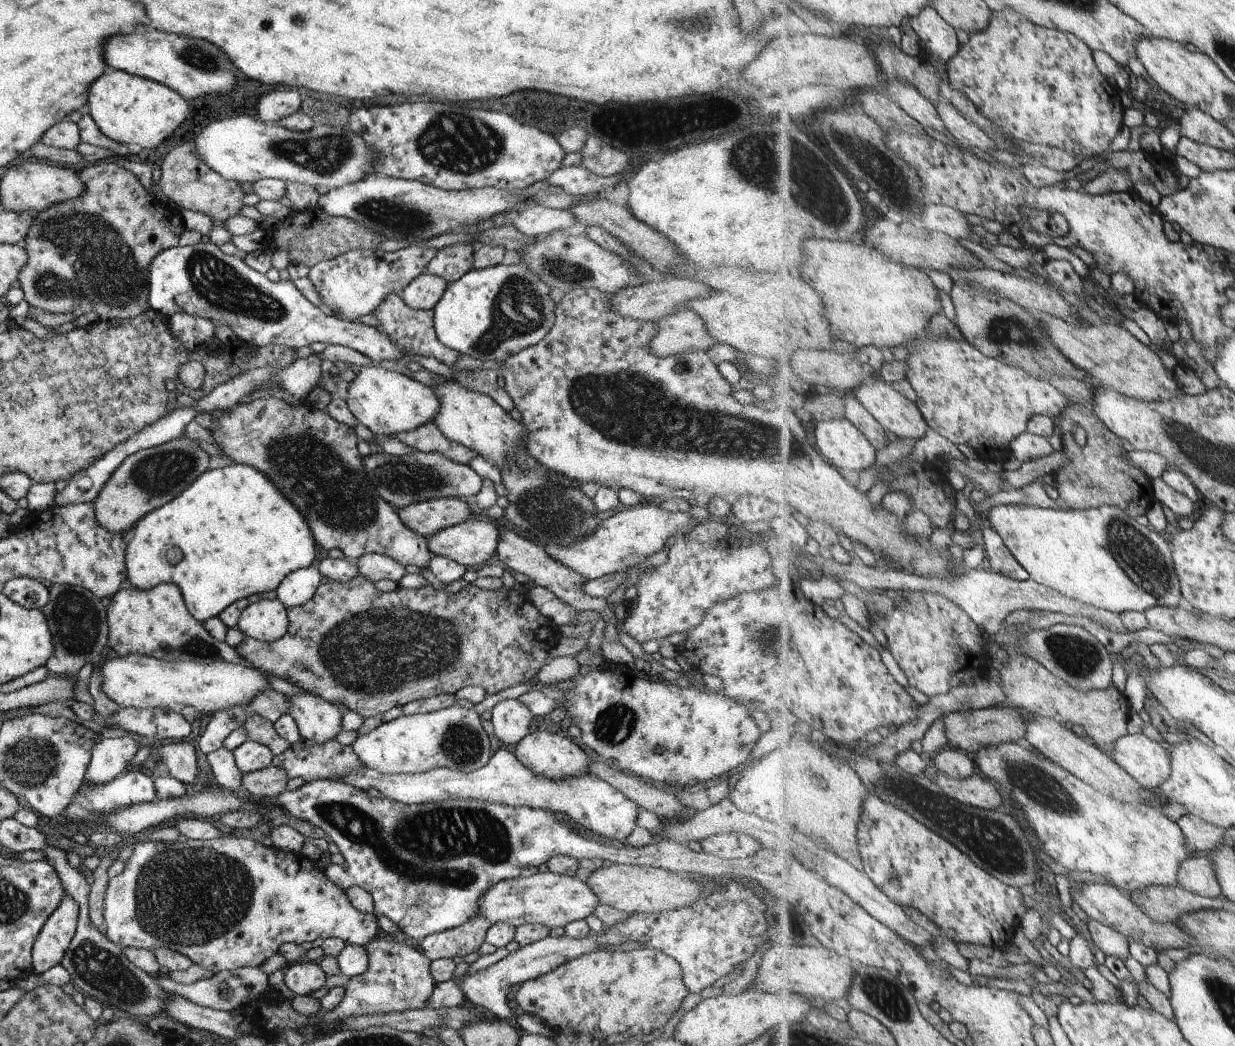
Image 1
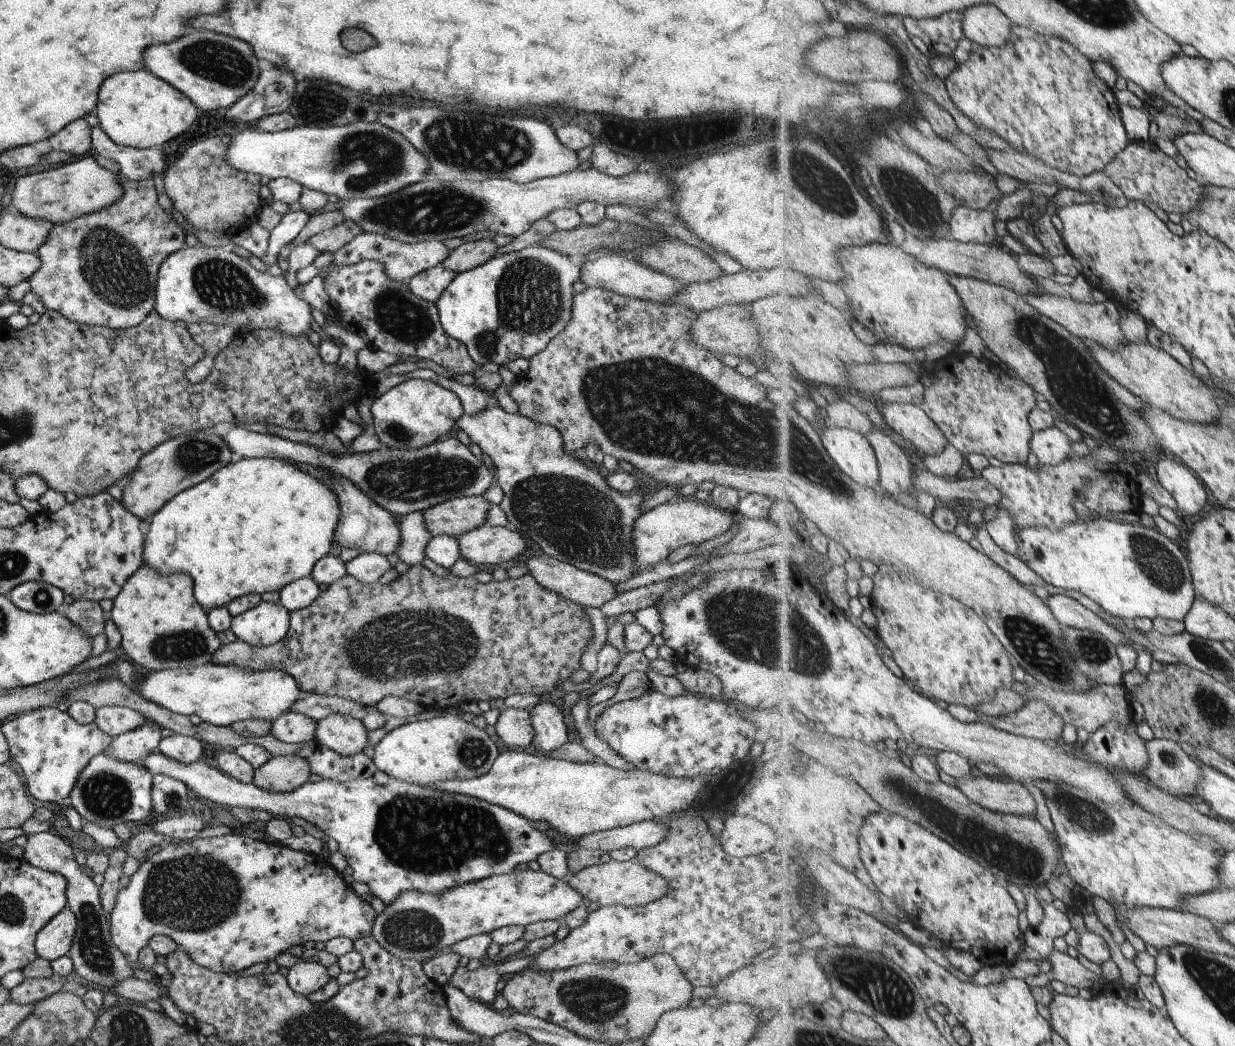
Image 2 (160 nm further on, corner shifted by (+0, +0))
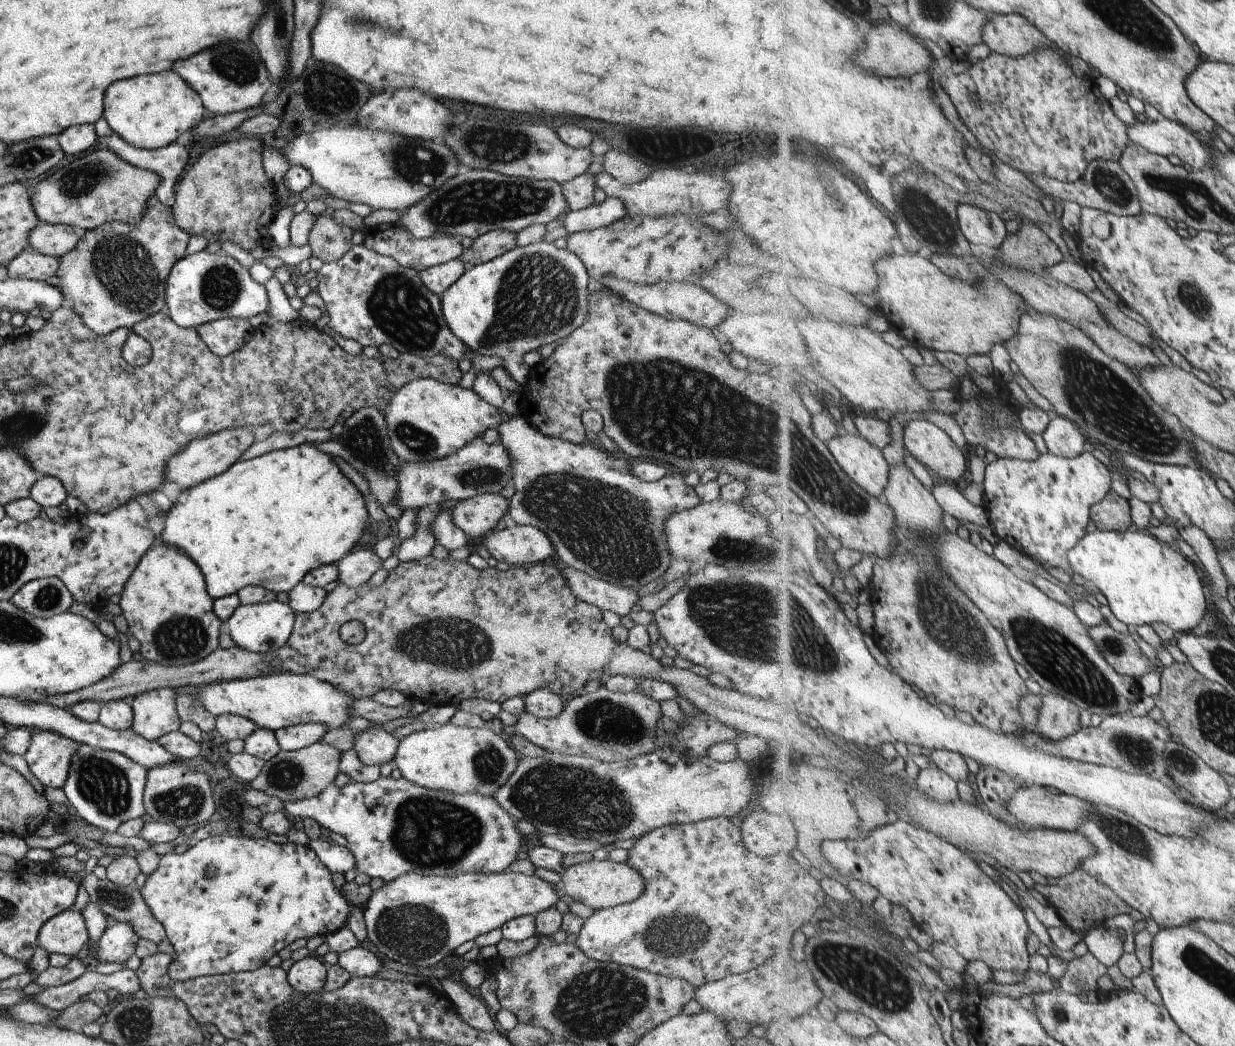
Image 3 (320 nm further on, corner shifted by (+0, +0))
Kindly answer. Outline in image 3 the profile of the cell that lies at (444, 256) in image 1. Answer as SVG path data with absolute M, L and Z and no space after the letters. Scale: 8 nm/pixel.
M505 229L486 232L474 239L470 248L464 249L457 259L464 264L465 270L477 263L490 261L515 247L515 235Z

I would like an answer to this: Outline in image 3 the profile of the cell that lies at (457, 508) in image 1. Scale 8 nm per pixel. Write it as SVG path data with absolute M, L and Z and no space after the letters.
M485 493L453 503L451 508L454 525L471 538L481 538L508 514L508 500L499 493Z

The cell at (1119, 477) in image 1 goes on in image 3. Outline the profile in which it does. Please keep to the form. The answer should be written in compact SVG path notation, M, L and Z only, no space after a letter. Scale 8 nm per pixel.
M1111 492L1099 506L1095 506L1095 510L1091 512L1093 522L1097 522L1097 516L1101 516L1102 520L1109 520L1109 522L1099 522L1097 524L1099 530L1126 531L1134 528L1130 500L1118 496L1115 492Z

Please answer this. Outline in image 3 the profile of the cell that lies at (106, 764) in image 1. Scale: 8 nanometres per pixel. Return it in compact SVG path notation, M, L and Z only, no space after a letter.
M164 688L132 697L128 701L131 730L148 741L155 741L169 731L177 731L182 721L175 711L175 696L175 690Z

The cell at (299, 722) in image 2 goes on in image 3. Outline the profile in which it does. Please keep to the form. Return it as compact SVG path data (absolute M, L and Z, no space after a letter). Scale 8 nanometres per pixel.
M305 723L277 729L274 737L281 751L296 751L316 743L326 732L320 723Z

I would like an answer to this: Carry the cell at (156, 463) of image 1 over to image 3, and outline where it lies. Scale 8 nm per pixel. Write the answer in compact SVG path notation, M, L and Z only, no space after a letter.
M234 427L233 429L225 429L215 434L198 438L188 442L176 455L173 455L164 465L164 482L175 482L182 486L182 490L198 485L200 482L221 474L227 470L238 458L253 444L253 430L249 427Z

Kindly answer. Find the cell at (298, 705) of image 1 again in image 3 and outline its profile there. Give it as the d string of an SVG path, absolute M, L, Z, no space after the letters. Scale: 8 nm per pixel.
M365 727L365 731L361 734L355 736L353 750L355 754L358 756L358 759L366 765L373 766L377 765L378 767L381 764L387 764L387 762L391 762L394 754L396 753L396 748L398 747L399 741L395 736L393 736L393 732L387 733L381 729L370 730Z

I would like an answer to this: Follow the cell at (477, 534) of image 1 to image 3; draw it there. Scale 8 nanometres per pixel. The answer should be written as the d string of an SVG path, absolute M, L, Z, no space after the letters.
M513 525L485 534L483 538L480 546L485 546L495 560L506 562L508 565L541 563L545 558L556 554L545 533L531 525Z

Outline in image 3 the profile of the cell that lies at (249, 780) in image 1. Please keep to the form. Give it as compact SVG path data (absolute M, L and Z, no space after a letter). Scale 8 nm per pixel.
M319 741L296 751L280 750L273 758L264 761L259 774L249 783L249 786L269 796L275 796L284 803L310 799L335 780L335 776L340 772L338 767L340 752L333 746Z

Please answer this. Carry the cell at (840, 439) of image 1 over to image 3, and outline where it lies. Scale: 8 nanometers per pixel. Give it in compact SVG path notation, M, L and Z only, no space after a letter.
M842 431L839 436L828 442L828 447L835 455L837 462L843 467L843 470L856 482L862 486L870 495L875 498L884 499L884 490L890 481L891 471L883 452L879 447L871 444L860 434L847 434Z

